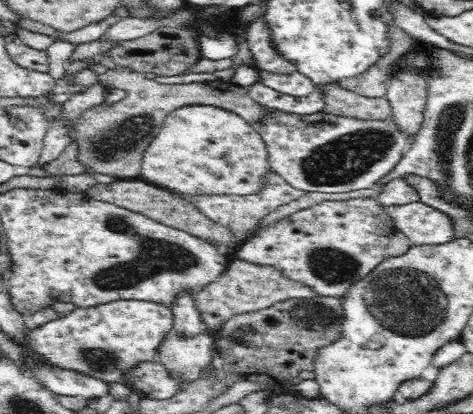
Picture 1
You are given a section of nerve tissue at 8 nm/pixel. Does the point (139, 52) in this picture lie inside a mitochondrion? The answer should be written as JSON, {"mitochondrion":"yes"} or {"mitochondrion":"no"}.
{"mitochondrion":"no"}

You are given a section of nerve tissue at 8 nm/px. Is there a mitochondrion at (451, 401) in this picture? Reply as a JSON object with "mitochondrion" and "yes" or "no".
{"mitochondrion":"no"}

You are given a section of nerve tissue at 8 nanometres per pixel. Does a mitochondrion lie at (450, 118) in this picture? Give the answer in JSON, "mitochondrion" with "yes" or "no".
{"mitochondrion":"yes"}

